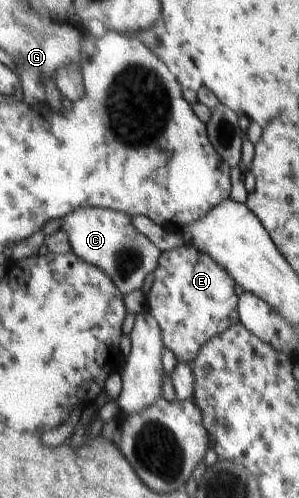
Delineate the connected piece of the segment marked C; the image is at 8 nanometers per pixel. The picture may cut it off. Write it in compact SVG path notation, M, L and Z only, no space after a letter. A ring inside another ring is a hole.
M83 205L63 215L61 220L59 231L65 231L71 253L107 273L107 277L111 278L119 293L124 296L136 289L141 290L147 275L154 271L161 252L143 233L135 229L127 213Z

